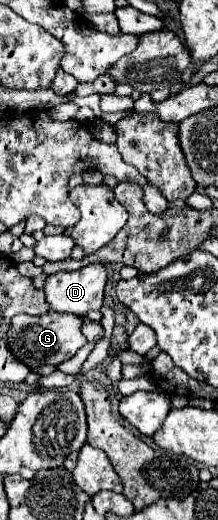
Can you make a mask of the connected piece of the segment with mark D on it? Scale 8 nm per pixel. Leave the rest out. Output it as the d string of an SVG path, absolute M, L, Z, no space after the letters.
M87 265L79 271L49 275L43 291L53 311L87 315L89 311L101 311L105 283L105 265Z

